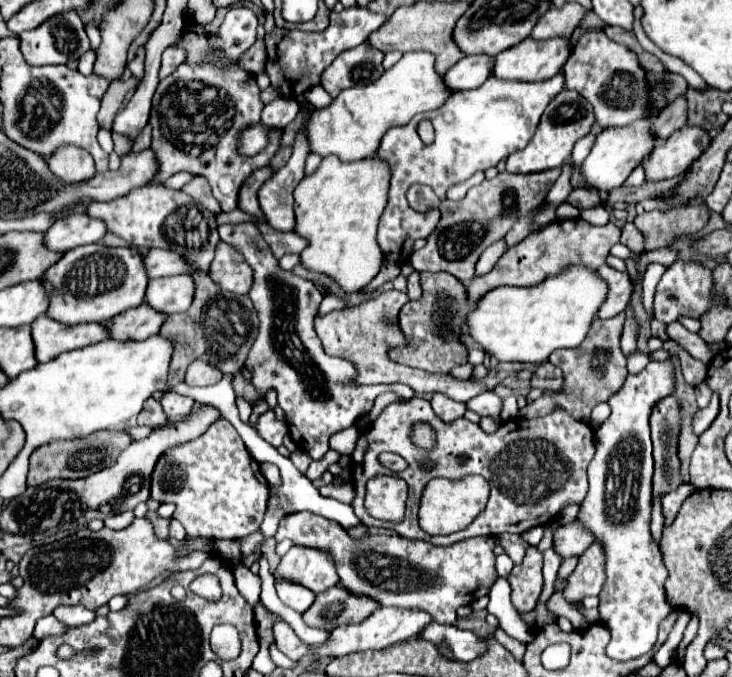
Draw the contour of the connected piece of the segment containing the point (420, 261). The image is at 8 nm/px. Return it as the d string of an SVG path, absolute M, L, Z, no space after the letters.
M561 168L537 172L537 174L509 174L501 172L493 180L483 180L479 186L471 188L467 196L459 202L443 200L441 220L433 234L427 238L427 246L413 252L411 266L417 272L439 272L445 270L459 278L463 284L467 284L473 278L475 262L481 256L481 252L491 246L493 242L501 240L517 222L517 218L527 216L537 206L543 204L549 188L559 178Z

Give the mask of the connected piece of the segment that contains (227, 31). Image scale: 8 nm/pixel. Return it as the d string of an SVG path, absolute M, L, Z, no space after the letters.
M231 8L219 28L219 48L229 60L237 60L237 50L247 50L255 42L257 16L251 8Z

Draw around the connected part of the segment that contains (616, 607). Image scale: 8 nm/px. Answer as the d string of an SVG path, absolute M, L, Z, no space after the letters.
M669 360L665 362L649 362L639 374L627 376L625 384L613 398L609 398L611 416L603 422L603 426L595 432L597 452L589 464L589 492L583 500L577 520L589 530L603 546L605 554L605 574L607 582L599 592L599 614L601 622L611 630L611 642L607 646L607 656L615 660L631 660L647 654L657 642L659 622L671 612L671 606L665 602L663 584L669 576L665 564L661 560L661 550L655 538L651 536L651 510L653 510L653 456L651 456L651 438L649 438L649 414L655 402L669 396L675 388L673 366Z

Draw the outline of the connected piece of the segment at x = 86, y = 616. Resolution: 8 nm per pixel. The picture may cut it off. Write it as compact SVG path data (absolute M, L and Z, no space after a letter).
M59 606L59 608L55 608L53 614L57 614L59 620L67 620L67 624L73 624L73 626L91 622L95 618L93 612L83 606Z

